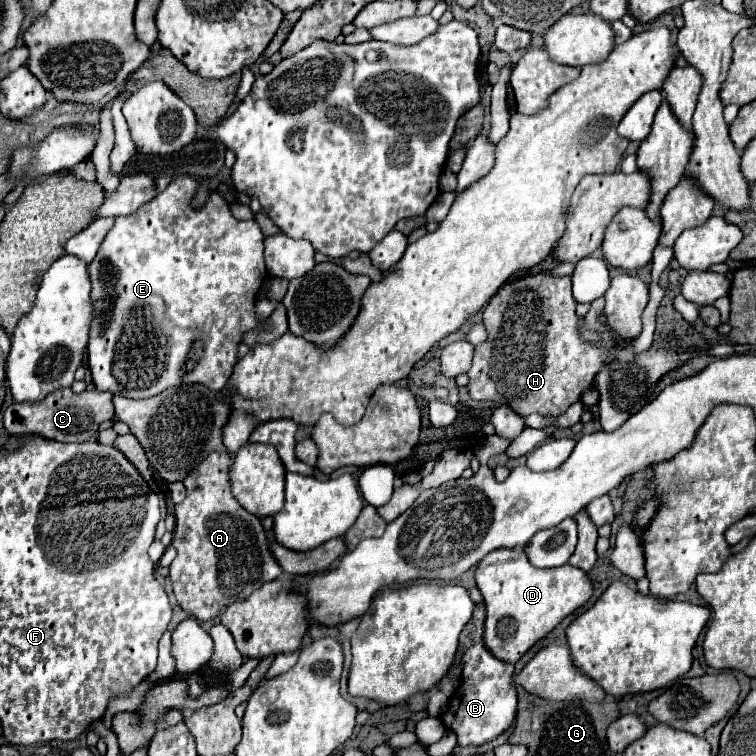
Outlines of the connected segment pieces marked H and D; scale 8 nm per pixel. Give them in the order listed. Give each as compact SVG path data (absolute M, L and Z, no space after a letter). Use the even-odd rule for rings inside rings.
M541 272L541 274L537 274L537 276L527 276L527 278L519 278L519 280L515 280L515 282L507 282L507 284L491 298L489 306L483 310L483 324L485 324L485 328L487 328L489 338L487 338L485 344L481 344L481 346L475 348L473 366L471 366L471 370L467 372L469 378L471 378L471 382L469 382L469 386L467 386L471 398L475 398L475 400L493 400L493 402L497 402L497 404L507 404L507 406L511 406L517 414L521 414L523 418L529 416L529 414L533 414L533 412L537 412L537 414L541 414L541 416L547 416L547 418L557 418L557 416L563 414L573 402L577 402L577 400L581 398L581 394L583 394L587 388L593 386L595 374L599 372L599 368L601 368L603 362L605 362L607 346L613 346L613 344L611 344L613 340L611 340L609 334L607 334L601 348L593 348L593 346L587 344L587 342L583 344L583 340L579 338L579 326L577 326L579 318L577 318L577 314L575 314L575 304L577 304L577 302L575 302L575 298L573 298L573 294L571 294L571 278L569 278L569 276L565 276L565 278L553 278L549 272Z
M499 548L487 554L475 570L477 588L487 606L485 646L503 662L515 664L537 640L547 636L565 616L585 606L593 596L587 572L571 564L559 568L535 568L523 550Z

